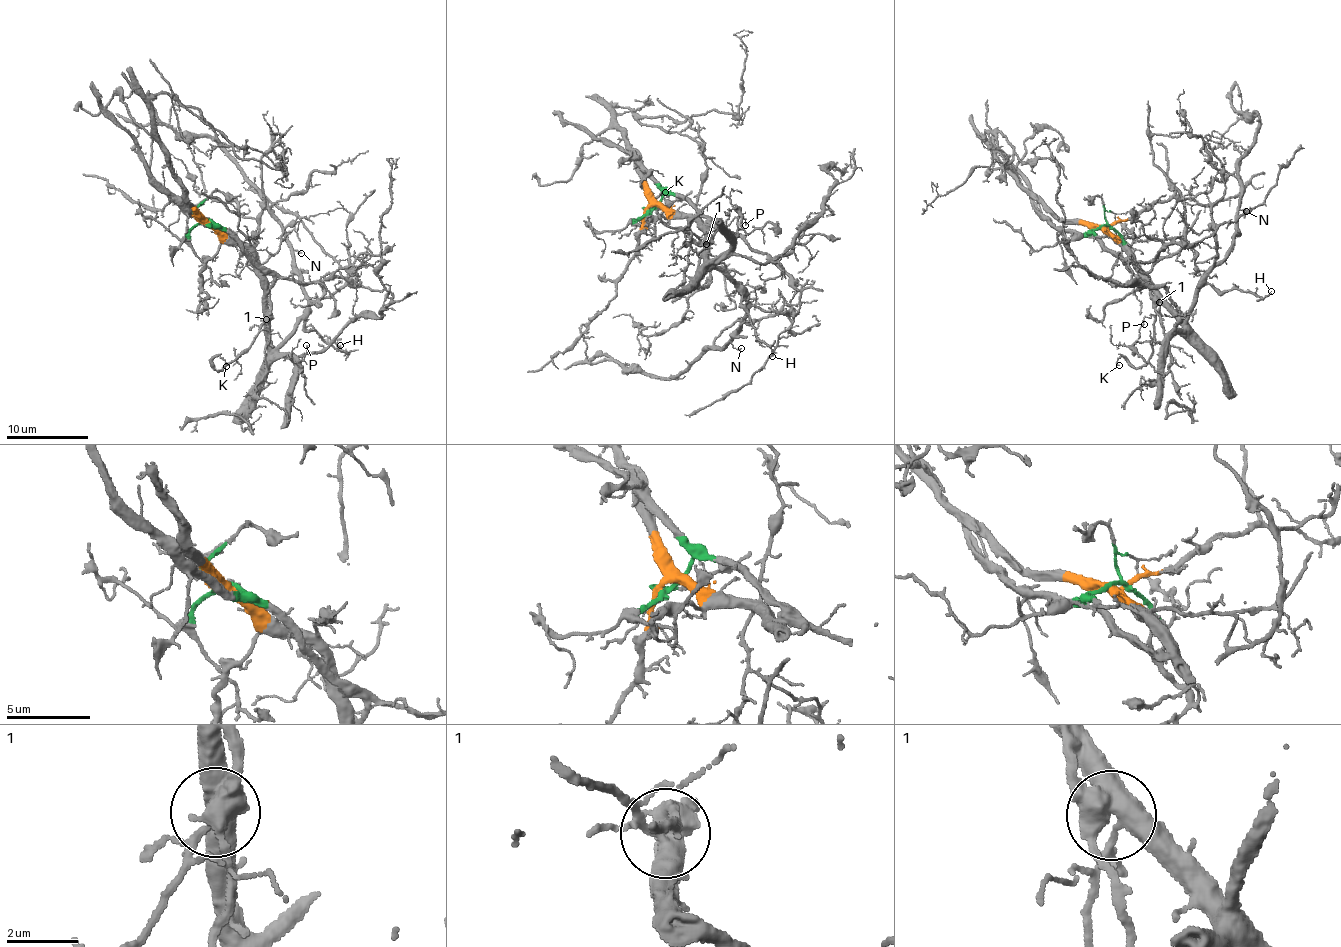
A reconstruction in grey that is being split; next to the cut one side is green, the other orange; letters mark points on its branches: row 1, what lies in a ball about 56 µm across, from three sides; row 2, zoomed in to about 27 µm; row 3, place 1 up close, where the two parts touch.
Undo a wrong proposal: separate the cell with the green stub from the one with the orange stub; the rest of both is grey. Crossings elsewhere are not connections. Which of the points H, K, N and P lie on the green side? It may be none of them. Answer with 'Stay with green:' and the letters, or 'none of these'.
Stay with green: none of these

